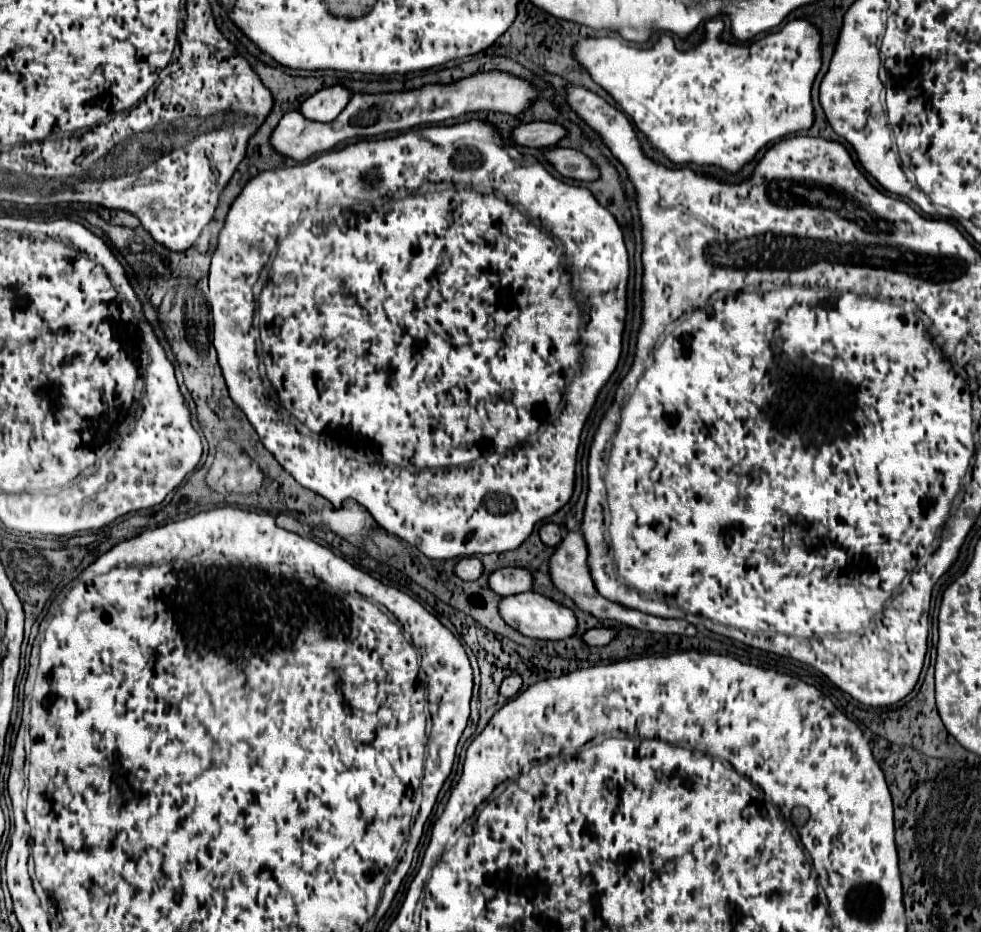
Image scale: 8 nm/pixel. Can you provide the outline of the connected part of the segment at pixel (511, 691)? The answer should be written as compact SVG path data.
M508 676L500 686L500 696L502 698L512 698L520 690L520 686L522 686L522 678L520 676Z

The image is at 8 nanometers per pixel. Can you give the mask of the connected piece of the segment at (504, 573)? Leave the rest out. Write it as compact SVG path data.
M500 568L488 576L488 584L500 596L528 592L532 588L532 576L524 568Z

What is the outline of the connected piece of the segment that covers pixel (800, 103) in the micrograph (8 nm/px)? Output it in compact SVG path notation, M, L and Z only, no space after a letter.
M798 18L798 24L788 24L788 28L782 28L782 30L769 33L769 42L752 42L752 44L730 44L730 42L724 42L720 38L720 34L724 32L724 22L722 20L716 20L712 24L706 22L706 28L704 28L704 38L702 42L694 44L692 48L688 50L678 50L674 40L670 36L662 36L656 46L652 48L630 48L626 44L620 42L620 38L612 38L612 36L598 36L598 38L580 38L576 44L574 44L574 58L576 62L580 64L582 70L586 70L590 74L590 78L602 86L620 106L620 110L624 114L628 114L632 118L632 122L636 124L636 128L644 133L648 144L660 152L666 160L670 160L674 166L688 166L688 164L696 164L696 166L718 166L722 168L726 174L738 174L748 162L752 162L756 158L756 154L768 146L770 142L774 140L780 140L784 136L790 136L790 134L796 134L800 130L810 130L812 124L814 124L814 106L812 106L812 86L814 86L814 80L816 80L816 74L820 72L822 68L822 52L820 52L820 28L816 28L812 22L804 20L804 18Z

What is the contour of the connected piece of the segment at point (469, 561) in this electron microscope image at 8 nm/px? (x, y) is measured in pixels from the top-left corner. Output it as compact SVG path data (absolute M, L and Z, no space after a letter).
M462 558L456 566L454 566L454 574L460 580L478 580L482 576L482 562L478 558Z

